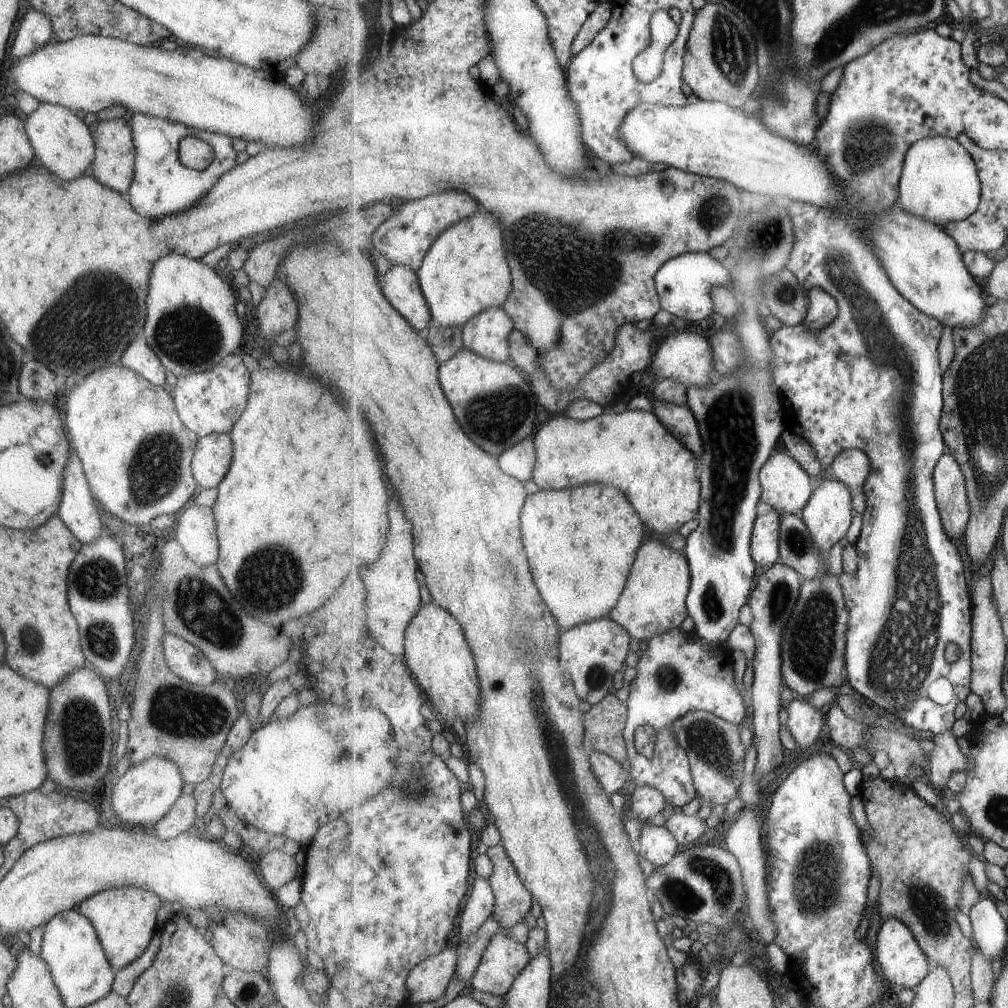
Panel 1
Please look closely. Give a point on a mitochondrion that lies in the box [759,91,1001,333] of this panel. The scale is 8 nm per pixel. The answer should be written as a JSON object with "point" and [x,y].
{"point":[865,147]}

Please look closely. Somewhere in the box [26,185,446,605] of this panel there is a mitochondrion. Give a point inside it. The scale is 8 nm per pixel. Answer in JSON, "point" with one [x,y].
{"point":[96,302]}

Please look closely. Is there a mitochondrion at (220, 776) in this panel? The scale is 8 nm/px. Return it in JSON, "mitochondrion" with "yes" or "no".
{"mitochondrion":"no"}

